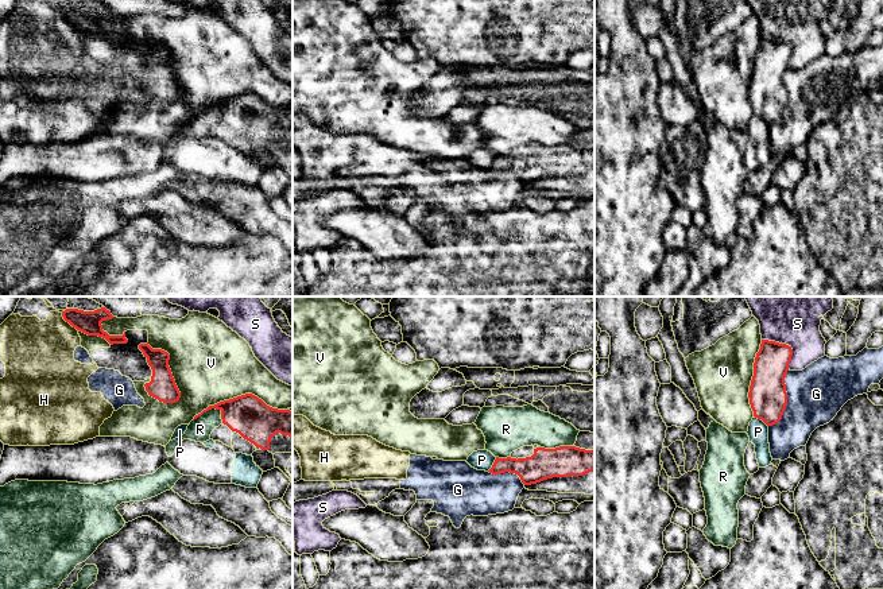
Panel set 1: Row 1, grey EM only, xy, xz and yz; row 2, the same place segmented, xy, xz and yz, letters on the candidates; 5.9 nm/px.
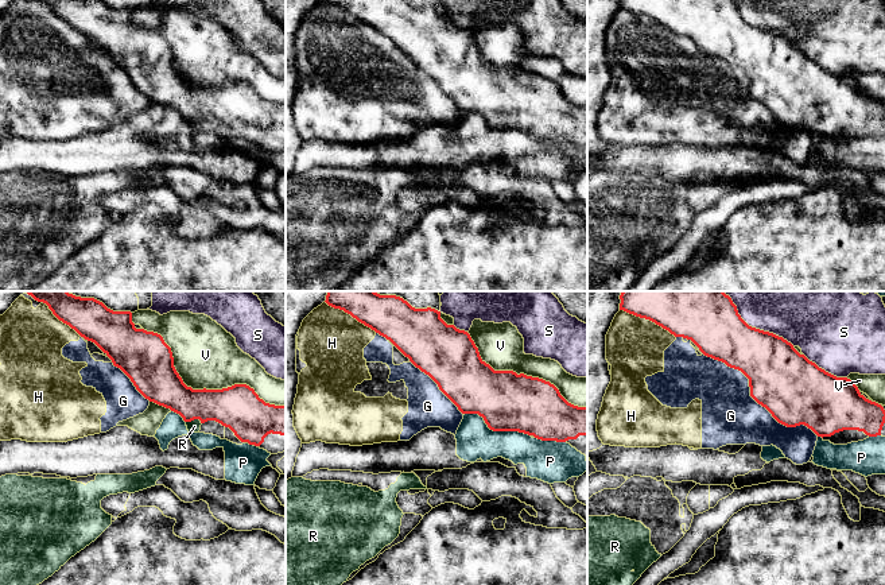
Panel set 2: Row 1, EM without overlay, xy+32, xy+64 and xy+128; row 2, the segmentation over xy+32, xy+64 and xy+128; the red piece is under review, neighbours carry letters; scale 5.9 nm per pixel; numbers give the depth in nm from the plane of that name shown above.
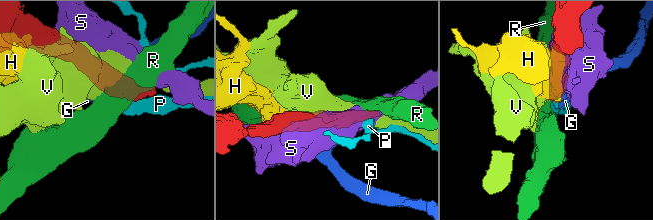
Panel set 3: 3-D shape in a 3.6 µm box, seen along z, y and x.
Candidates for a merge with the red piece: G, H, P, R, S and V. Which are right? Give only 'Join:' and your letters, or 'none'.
Join: none

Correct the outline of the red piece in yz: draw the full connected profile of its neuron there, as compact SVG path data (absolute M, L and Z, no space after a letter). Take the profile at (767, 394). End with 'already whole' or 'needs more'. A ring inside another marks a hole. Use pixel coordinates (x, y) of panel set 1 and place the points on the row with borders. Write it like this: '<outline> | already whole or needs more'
M762 340L756 353L748 398L754 416L767 426L778 423L786 410L785 377L791 356L791 346L768 340Z | already whole

